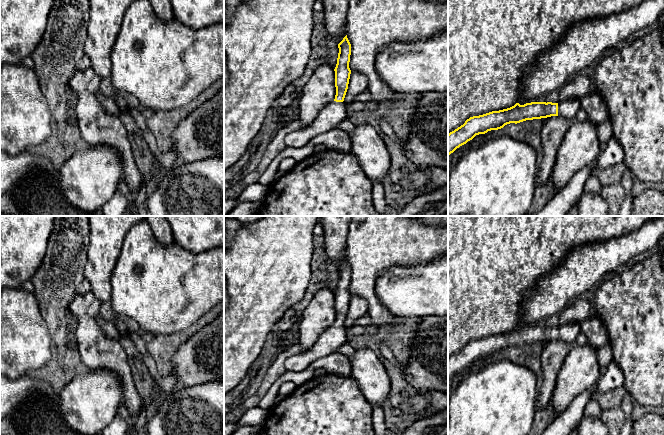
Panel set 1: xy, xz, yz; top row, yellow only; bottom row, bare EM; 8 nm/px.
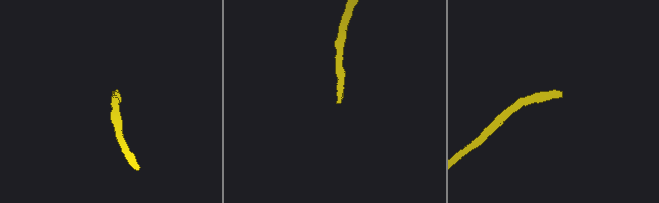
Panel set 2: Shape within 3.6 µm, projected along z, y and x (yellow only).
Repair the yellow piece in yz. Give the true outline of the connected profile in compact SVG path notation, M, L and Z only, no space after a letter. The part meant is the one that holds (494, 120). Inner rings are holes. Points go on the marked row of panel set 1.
M568 98L557 103L531 102L524 105L516 103L507 109L470 117L463 125L448 134L448 155L472 140L476 135L501 129L510 123L517 124L526 120L551 116L572 119L576 117L580 108L580 102L577 99Z

